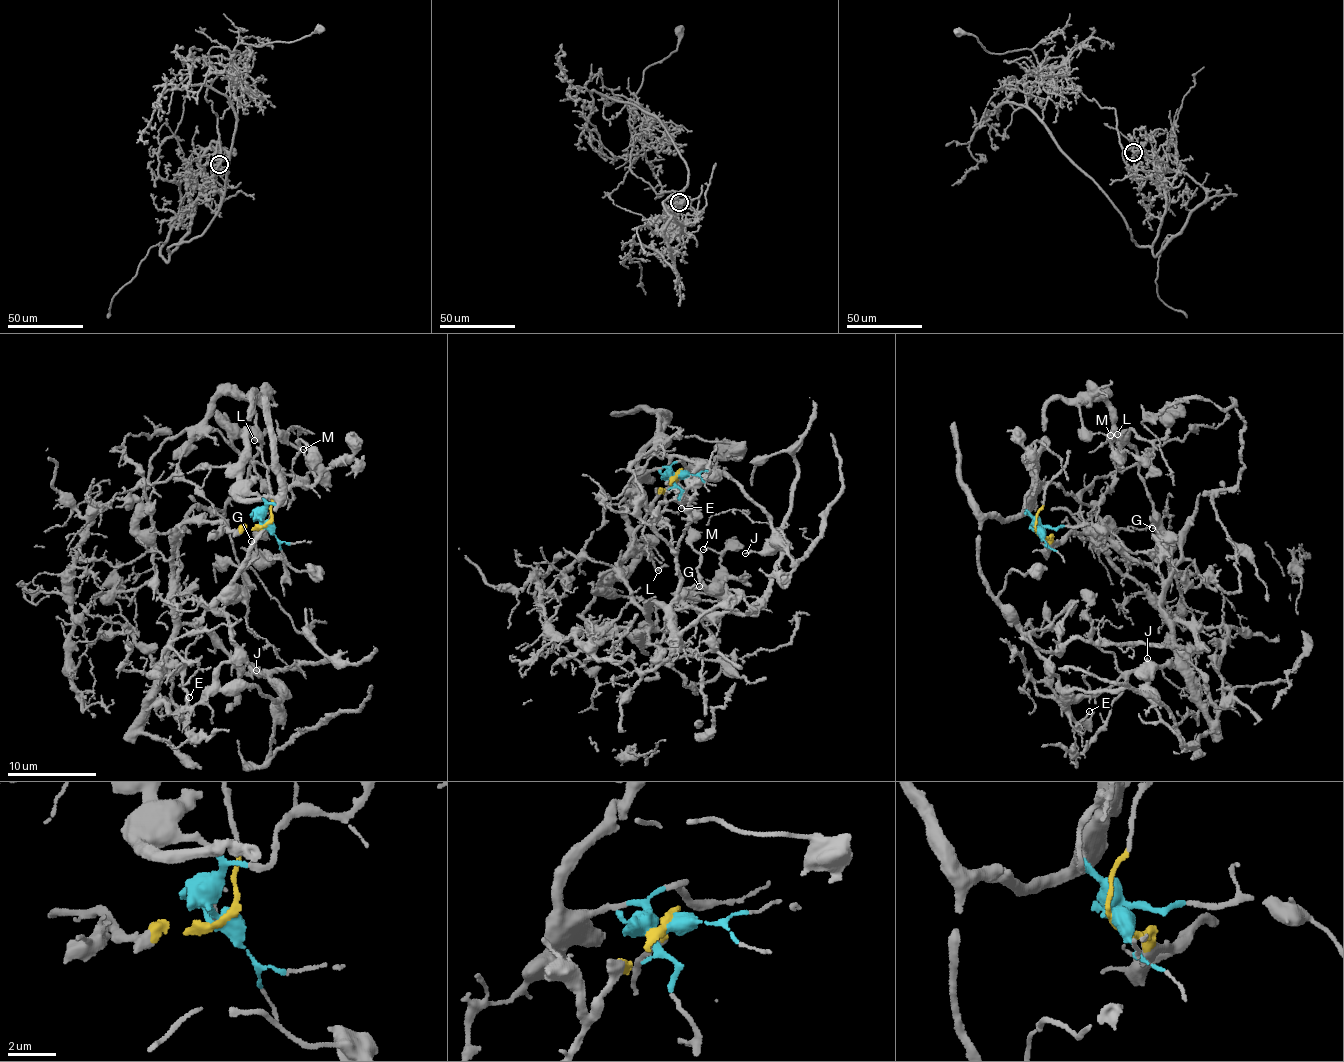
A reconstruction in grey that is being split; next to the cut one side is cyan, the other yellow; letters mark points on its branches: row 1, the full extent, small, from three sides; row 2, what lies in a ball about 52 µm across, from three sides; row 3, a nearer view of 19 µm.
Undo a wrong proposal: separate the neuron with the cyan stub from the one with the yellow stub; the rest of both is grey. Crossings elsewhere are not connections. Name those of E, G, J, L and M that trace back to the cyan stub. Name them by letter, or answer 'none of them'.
E, G, J, L, M

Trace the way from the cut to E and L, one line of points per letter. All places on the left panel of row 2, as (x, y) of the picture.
E: (267, 525), (258, 496), (238, 496), (274, 511), (217, 607), (232, 656), (188, 697)
L: (267, 525), (262, 501), (241, 478), (249, 398), (254, 392), (250, 394), (254, 425), (262, 442), (254, 439)

